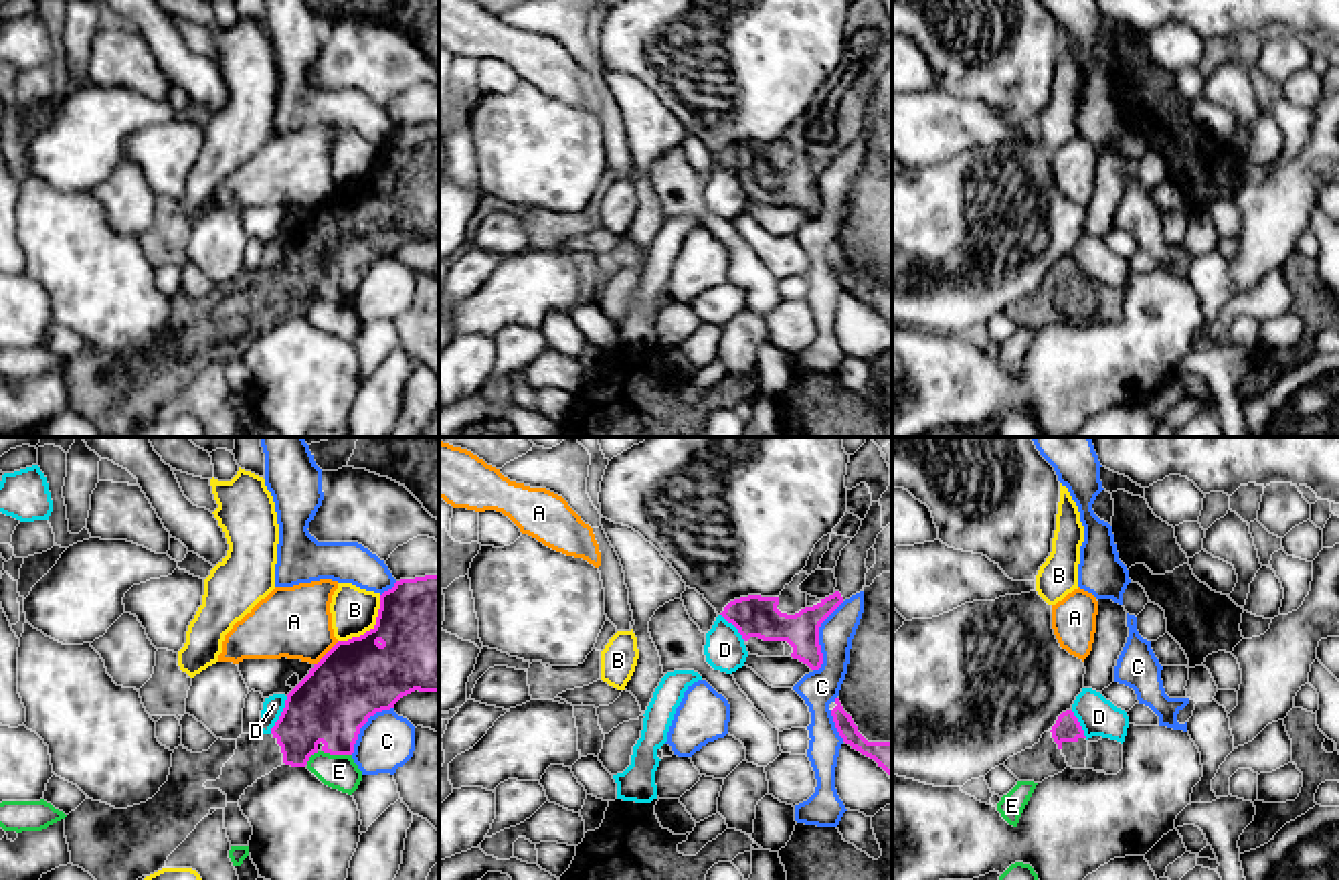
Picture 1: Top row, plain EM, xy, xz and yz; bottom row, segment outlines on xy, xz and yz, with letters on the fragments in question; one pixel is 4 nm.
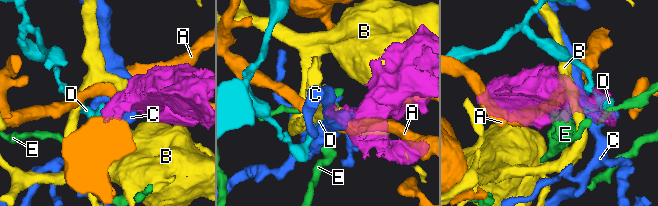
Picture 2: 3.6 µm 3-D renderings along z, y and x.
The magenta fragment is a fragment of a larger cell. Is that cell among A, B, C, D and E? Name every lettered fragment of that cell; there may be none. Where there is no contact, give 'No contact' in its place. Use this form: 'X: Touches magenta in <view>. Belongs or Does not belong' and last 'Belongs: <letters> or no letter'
A: Touches magenta in xy. Does not belong
B: Touches magenta in xy. Does not belong
C: Touches magenta in xz. Does not belong
D: Touches magenta in xy. Does not belong
E: Touches magenta in xy. Does not belong
Belongs: no letter

